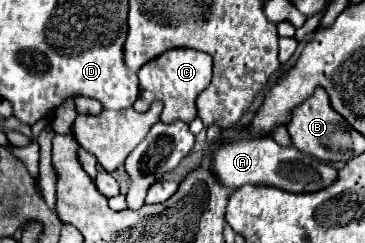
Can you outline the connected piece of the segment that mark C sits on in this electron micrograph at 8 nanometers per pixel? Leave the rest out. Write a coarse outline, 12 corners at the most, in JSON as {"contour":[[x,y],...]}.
{"contour":[[170,49],[140,71],[136,111],[162,101],[164,123],[196,119],[212,57]]}

